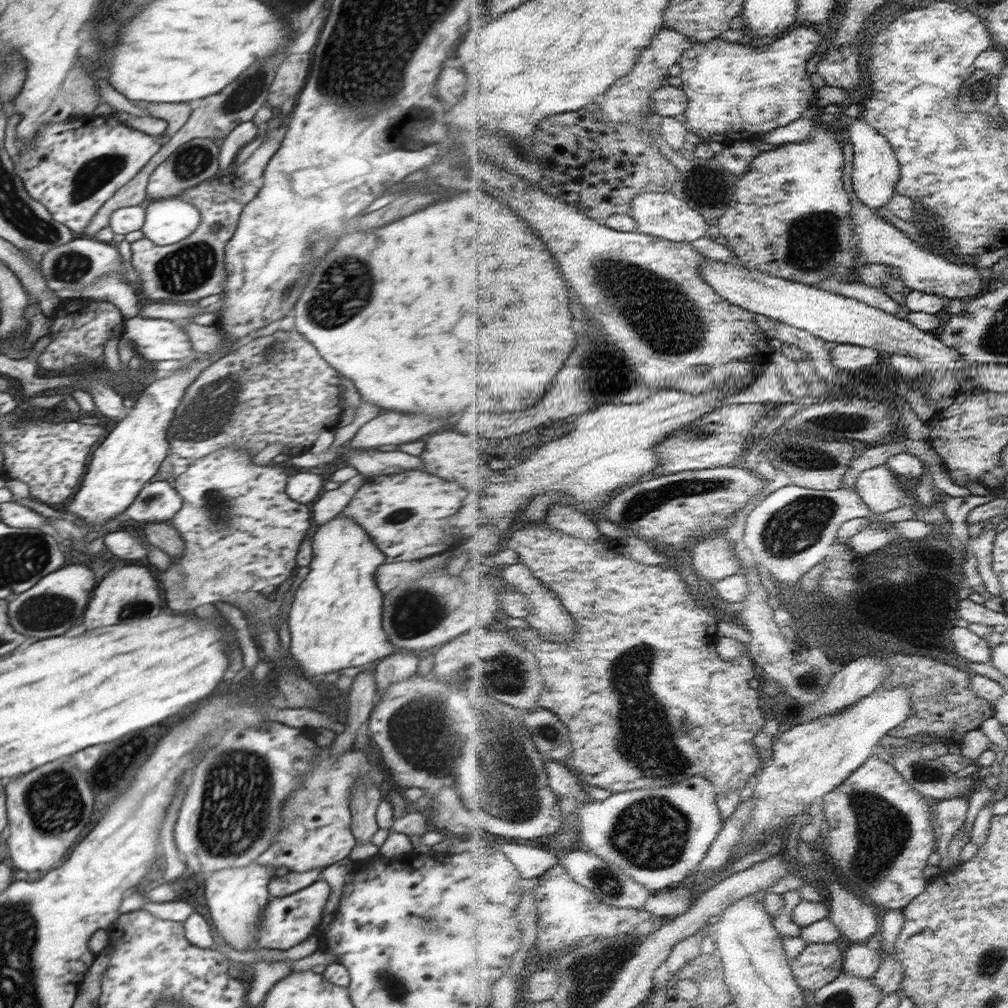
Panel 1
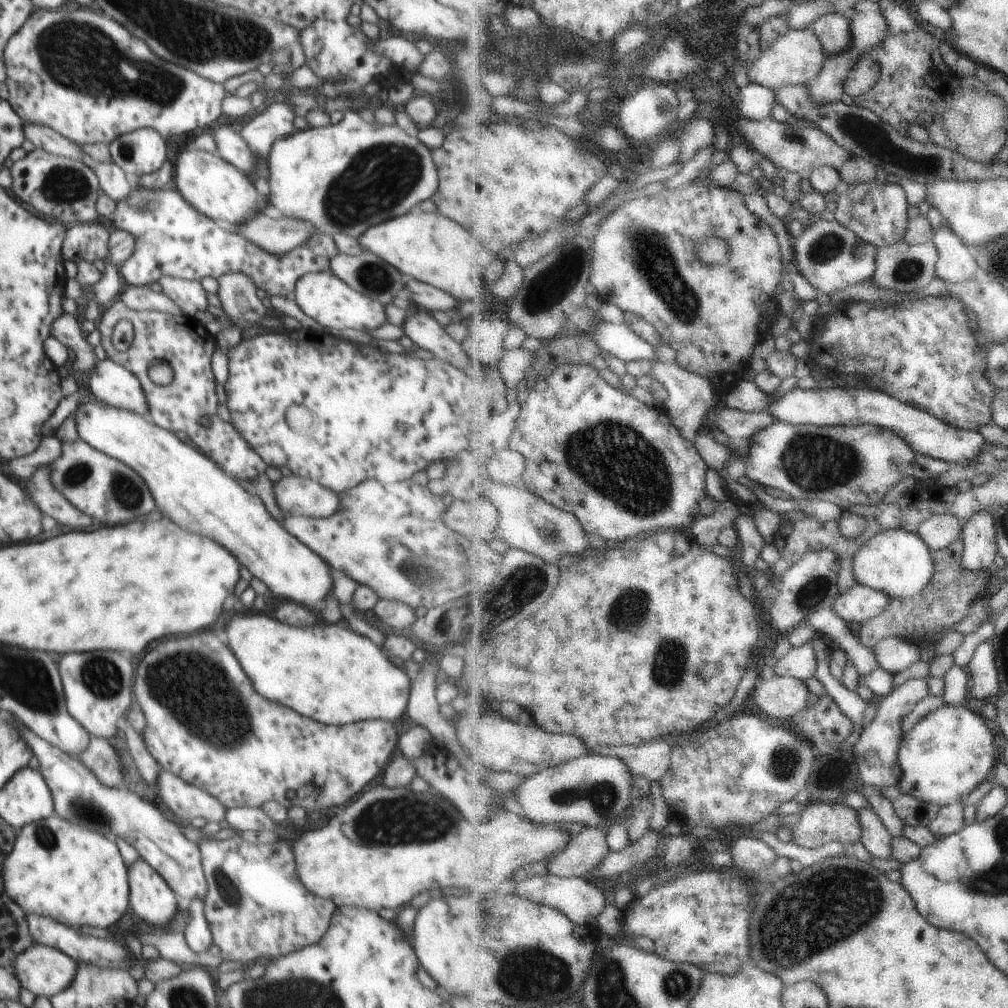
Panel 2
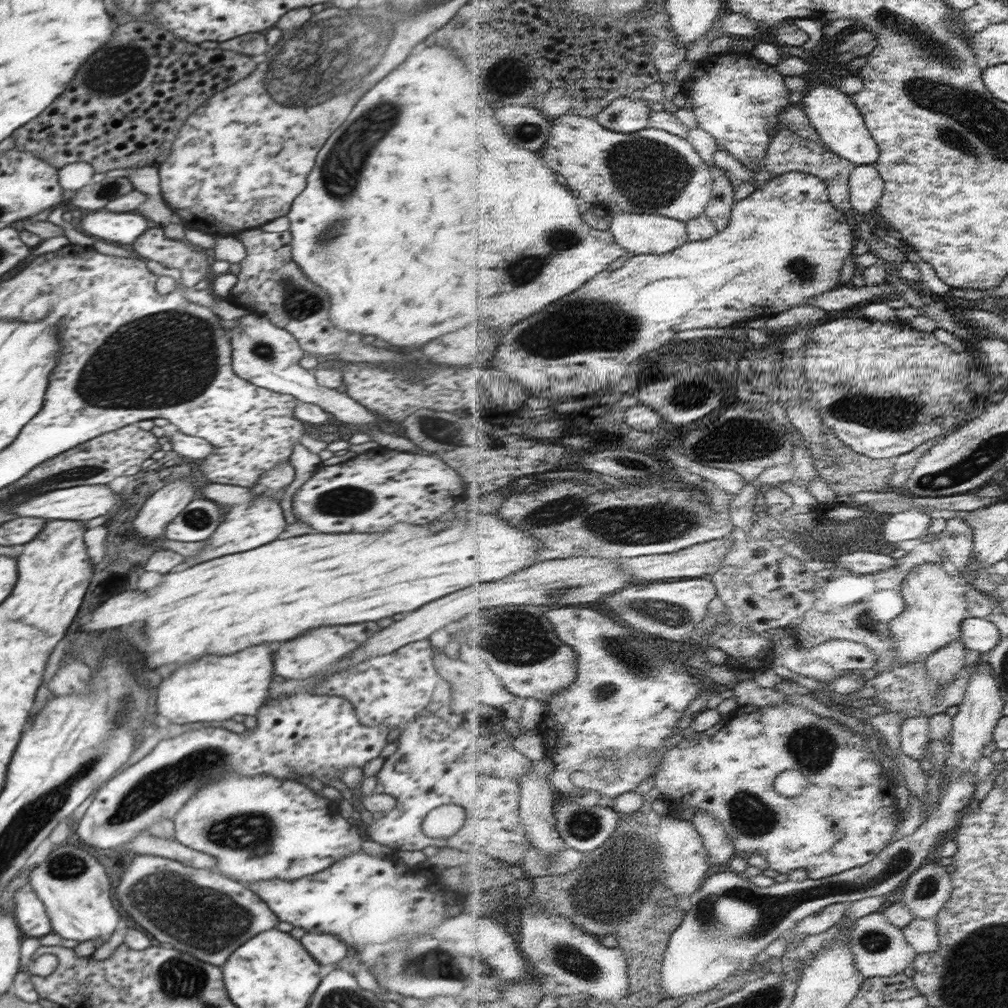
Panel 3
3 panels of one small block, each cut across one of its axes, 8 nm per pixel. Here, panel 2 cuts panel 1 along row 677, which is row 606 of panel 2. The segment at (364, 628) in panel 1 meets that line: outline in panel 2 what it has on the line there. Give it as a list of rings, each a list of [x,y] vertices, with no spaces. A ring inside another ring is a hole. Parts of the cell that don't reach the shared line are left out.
[[[94,400],[81,404],[76,412],[76,429],[79,439],[95,450],[117,459],[134,470],[145,482],[156,502],[157,509],[172,518],[178,526],[188,528],[196,534],[208,536],[221,546],[226,546],[258,580],[262,581],[274,596],[290,599],[313,611],[319,611],[324,602],[333,594],[332,568],[316,551],[300,543],[276,521],[264,506],[262,500],[251,492],[246,492],[240,484],[224,470],[221,470],[198,448],[179,440],[175,433],[158,427],[148,416],[118,409],[104,402]]]

